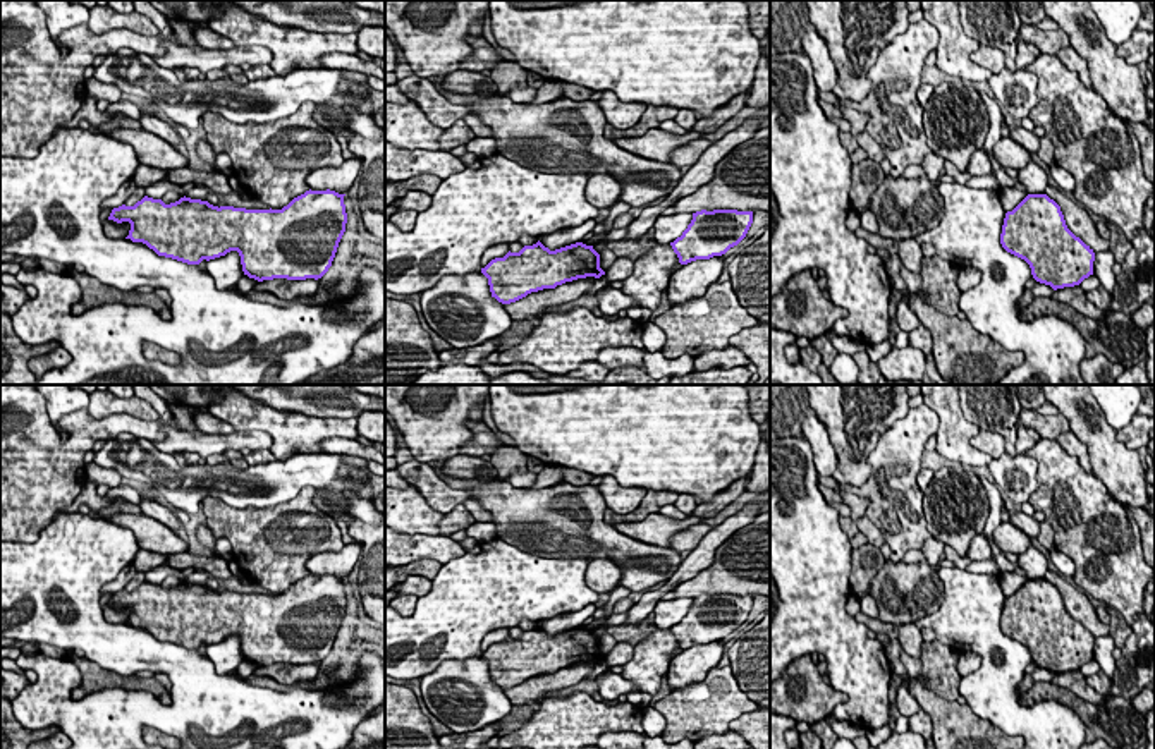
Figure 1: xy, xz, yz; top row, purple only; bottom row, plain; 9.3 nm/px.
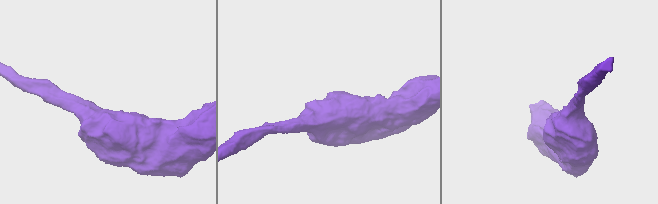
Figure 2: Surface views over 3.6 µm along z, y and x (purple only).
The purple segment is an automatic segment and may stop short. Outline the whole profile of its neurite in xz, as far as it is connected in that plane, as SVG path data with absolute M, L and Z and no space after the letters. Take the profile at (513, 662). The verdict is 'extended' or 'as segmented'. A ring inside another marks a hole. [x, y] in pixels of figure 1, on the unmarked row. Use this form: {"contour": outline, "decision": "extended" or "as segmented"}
{"contour": "M540 625L519 637L509 636L504 642L492 644L481 658L488 663L492 682L502 689L578 663L605 660L593 630L576 627L550 636Z", "decision": "as segmented"}

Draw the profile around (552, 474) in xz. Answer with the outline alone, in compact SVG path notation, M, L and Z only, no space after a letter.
M547 466L541 472L536 474L536 481L529 490L550 488L564 483L564 474L560 466Z

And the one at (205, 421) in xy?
M208 411L196 412L194 424L199 431L206 435L230 435L235 431L229 423L215 417Z

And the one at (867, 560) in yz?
M866 543L859 548L852 548L851 563L852 563L851 594L854 596L870 594L871 579L885 563L882 550L873 546L871 543Z

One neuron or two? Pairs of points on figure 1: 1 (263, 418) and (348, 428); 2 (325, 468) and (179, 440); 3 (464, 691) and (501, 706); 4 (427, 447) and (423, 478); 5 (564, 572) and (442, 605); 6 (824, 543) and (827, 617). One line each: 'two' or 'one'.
1: one
2: two
3: one
4: two
5: one
6: one

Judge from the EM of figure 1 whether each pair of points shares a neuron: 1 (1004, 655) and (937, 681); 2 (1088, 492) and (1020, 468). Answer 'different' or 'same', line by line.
1: different
2: different

